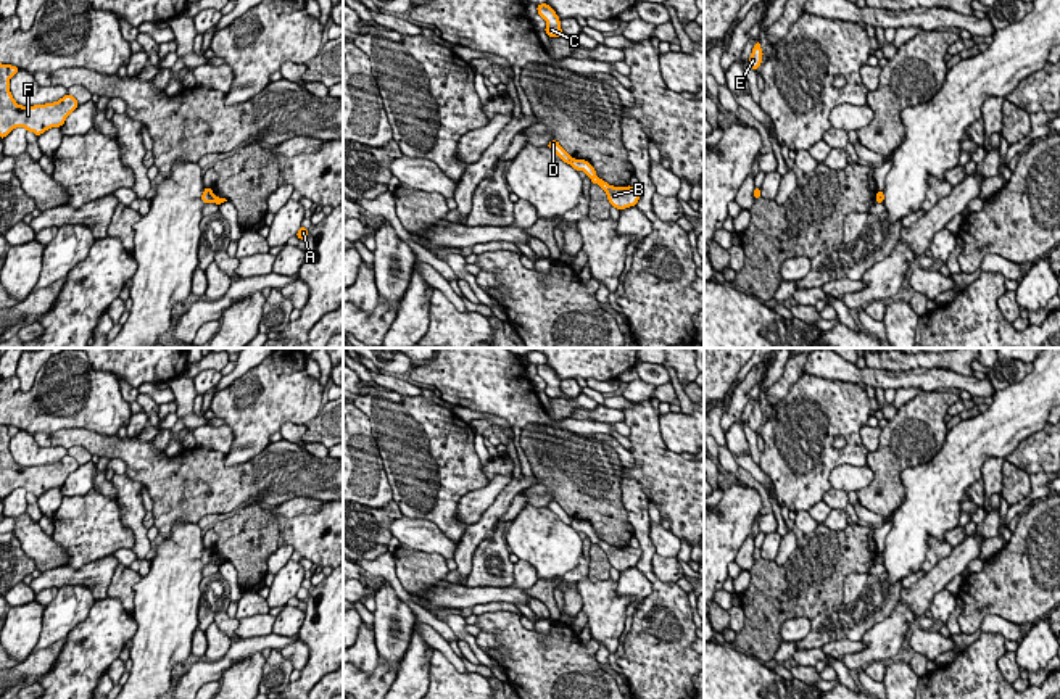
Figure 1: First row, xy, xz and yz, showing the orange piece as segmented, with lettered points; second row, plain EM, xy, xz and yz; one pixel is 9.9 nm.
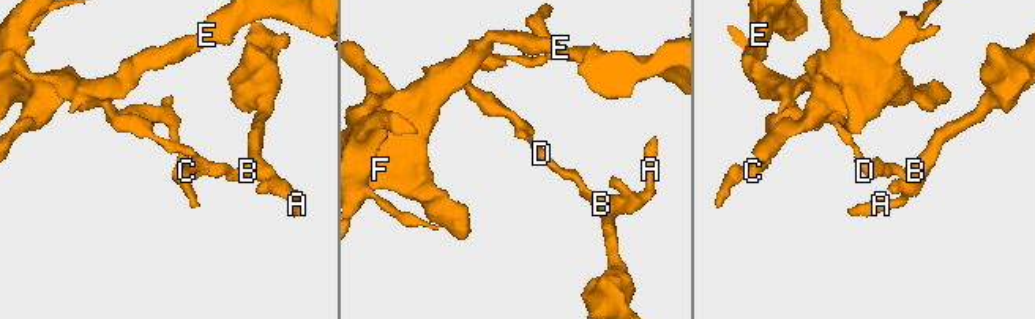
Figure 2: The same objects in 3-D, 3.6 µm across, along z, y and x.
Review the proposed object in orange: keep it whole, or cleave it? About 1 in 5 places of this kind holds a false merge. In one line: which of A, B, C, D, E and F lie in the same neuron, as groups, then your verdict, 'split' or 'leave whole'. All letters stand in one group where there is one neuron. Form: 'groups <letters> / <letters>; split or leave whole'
groups A B E F / C D; split

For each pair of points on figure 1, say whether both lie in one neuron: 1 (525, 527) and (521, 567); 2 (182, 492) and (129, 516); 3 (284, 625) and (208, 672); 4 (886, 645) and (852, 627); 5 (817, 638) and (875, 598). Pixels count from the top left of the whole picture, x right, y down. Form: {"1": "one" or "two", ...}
{"1": "two", "2": "two", "3": "two", "4": "two", "5": "one"}

